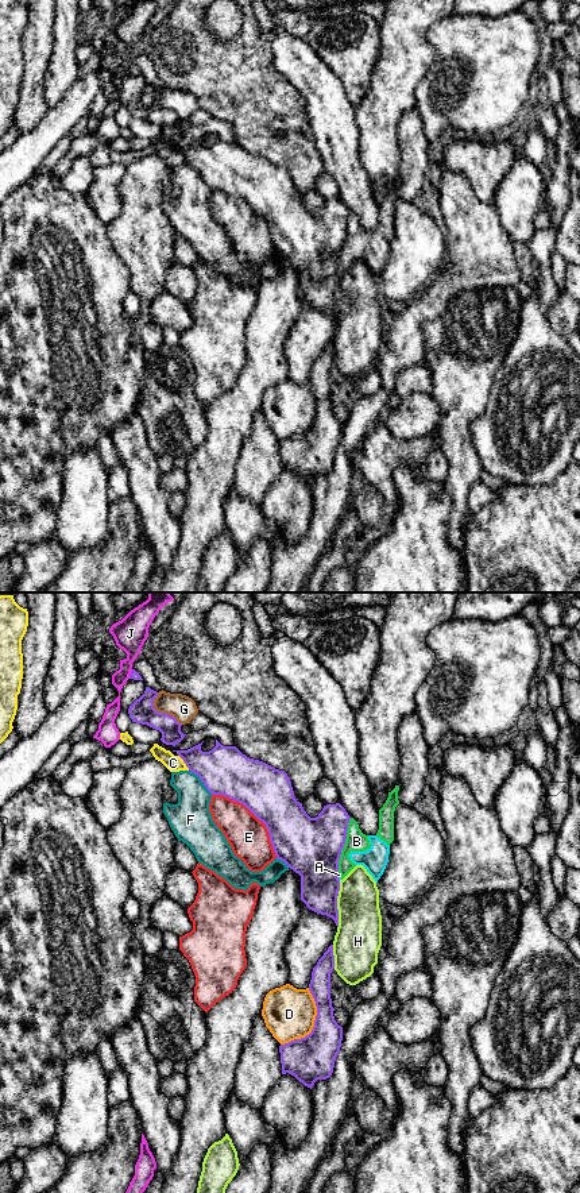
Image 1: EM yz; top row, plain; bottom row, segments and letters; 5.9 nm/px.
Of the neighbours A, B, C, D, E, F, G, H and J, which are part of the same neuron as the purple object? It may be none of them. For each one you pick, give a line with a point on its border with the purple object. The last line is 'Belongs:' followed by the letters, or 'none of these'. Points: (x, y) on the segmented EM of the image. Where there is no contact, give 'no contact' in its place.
Belongs: none of these

